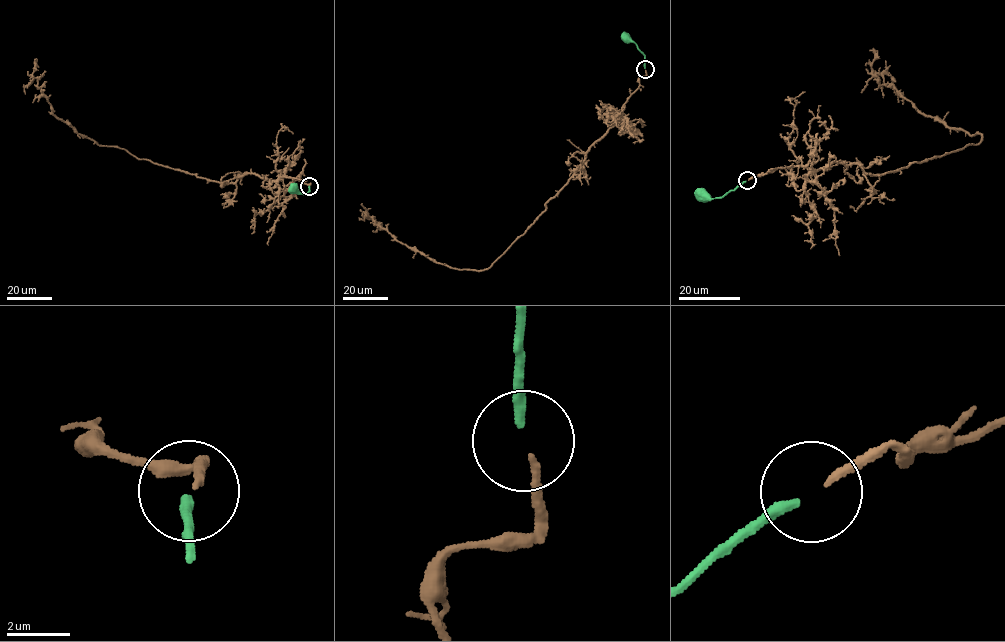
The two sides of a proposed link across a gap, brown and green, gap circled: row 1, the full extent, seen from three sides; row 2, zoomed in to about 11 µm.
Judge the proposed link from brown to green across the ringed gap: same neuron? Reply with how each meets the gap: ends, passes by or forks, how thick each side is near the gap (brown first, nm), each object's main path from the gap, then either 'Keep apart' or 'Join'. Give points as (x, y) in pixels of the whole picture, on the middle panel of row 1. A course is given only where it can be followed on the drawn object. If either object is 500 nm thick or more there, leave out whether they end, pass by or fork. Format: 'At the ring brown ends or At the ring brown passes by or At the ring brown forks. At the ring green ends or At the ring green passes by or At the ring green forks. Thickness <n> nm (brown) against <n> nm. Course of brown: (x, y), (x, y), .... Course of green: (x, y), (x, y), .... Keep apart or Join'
At the ring brown ends. At the ring green ends. Thickness 240 nm (brown) against 320 nm. Course of brown: (645, 70), (621, 118), (592, 145), (546, 210), (486, 269), (455, 269), (434, 262), (366, 213). Course of green: (644, 68), (645, 56), (631, 39), (625, 37). Join

